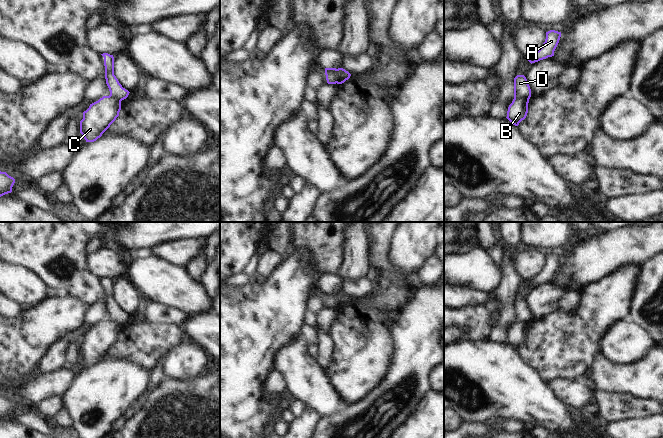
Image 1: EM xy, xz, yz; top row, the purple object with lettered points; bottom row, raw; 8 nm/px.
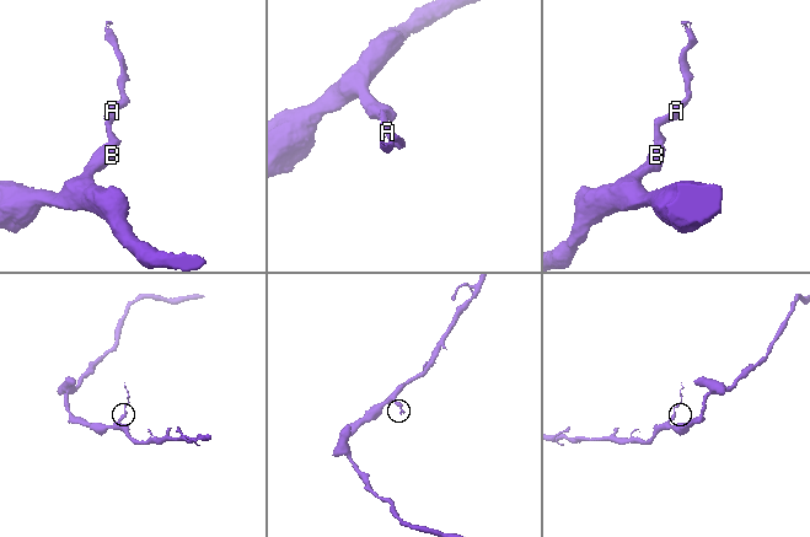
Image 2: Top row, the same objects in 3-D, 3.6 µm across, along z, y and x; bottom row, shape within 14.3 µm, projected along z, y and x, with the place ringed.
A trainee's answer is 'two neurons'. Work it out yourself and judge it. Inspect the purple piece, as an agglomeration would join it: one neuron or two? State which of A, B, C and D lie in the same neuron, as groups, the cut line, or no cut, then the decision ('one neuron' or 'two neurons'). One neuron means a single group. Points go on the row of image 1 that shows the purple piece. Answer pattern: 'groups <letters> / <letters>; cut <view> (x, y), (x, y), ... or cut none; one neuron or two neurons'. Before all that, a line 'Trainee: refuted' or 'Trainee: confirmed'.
Trainee: confirmed
groups A D / B C; cut yz (514, 97), (525, 97), (528, 99); two neurons

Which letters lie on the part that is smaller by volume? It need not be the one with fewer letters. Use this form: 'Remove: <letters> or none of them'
Remove: A, D.

